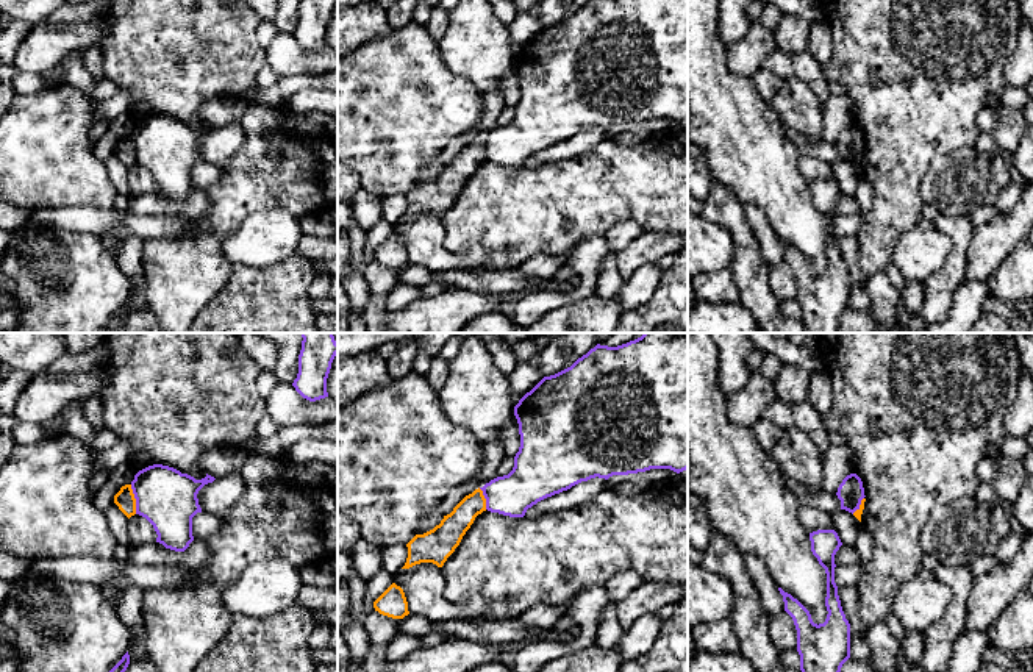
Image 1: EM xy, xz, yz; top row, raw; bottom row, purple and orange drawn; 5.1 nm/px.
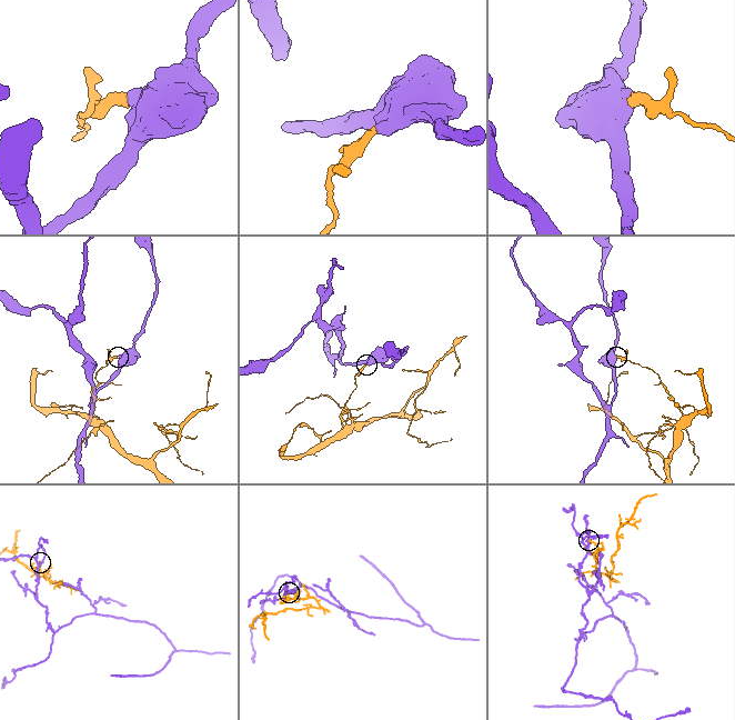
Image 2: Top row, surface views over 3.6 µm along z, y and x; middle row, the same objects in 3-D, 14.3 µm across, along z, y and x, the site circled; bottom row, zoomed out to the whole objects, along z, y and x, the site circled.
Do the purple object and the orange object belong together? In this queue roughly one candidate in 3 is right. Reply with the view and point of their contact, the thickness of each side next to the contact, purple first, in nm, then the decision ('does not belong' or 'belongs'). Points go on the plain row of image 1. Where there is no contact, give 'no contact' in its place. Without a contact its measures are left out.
xy (135, 147) | 300/100 nm | does not belong

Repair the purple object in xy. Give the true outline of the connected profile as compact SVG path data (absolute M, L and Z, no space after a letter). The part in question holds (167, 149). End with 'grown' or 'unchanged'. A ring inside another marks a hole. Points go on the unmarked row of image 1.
M148 116L131 131L136 164L153 175L158 184L156 192L166 198L184 202L194 191L192 167L202 163L197 144L214 130L208 123L195 130L169 116Z; unchanged

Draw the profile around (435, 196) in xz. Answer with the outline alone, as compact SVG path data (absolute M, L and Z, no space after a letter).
M478 138L466 145L450 164L444 166L439 175L424 184L416 184L406 194L408 208L402 219L409 219L420 213L433 213L442 217L459 195L475 167L483 161L486 161L486 148Z

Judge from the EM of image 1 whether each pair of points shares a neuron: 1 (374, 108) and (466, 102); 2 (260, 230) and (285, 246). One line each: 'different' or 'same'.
1: same
2: same

